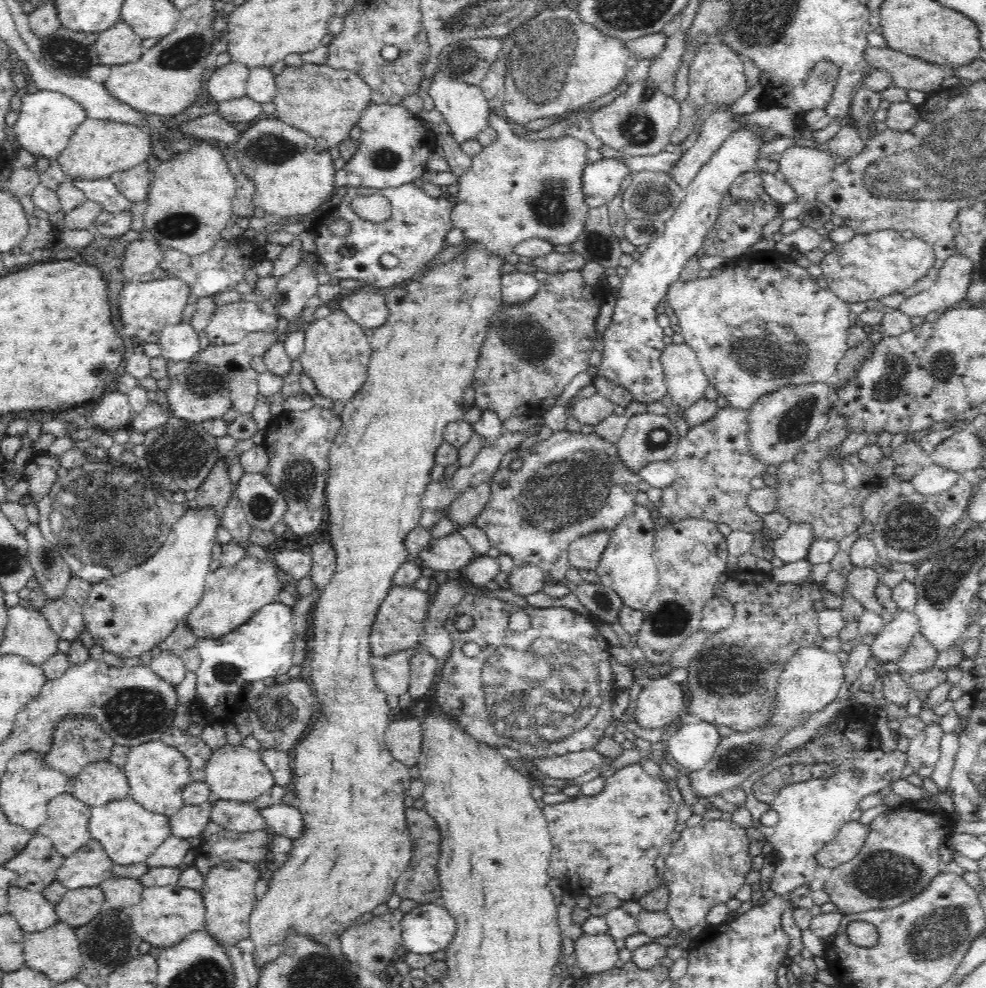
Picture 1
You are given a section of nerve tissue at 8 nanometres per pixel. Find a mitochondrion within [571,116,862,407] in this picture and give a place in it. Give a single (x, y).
(763, 353)

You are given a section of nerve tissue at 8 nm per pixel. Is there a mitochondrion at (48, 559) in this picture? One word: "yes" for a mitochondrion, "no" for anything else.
yes

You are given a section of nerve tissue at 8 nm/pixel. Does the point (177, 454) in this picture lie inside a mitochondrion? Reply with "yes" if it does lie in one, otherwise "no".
yes

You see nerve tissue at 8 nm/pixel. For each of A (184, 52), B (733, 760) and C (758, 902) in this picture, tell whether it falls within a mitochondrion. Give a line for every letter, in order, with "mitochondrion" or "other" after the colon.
A: mitochondrion
B: mitochondrion
C: other

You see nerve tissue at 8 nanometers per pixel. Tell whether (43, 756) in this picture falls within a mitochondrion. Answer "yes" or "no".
no

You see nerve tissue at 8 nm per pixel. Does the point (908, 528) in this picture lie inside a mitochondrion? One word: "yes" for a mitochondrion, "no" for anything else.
yes

